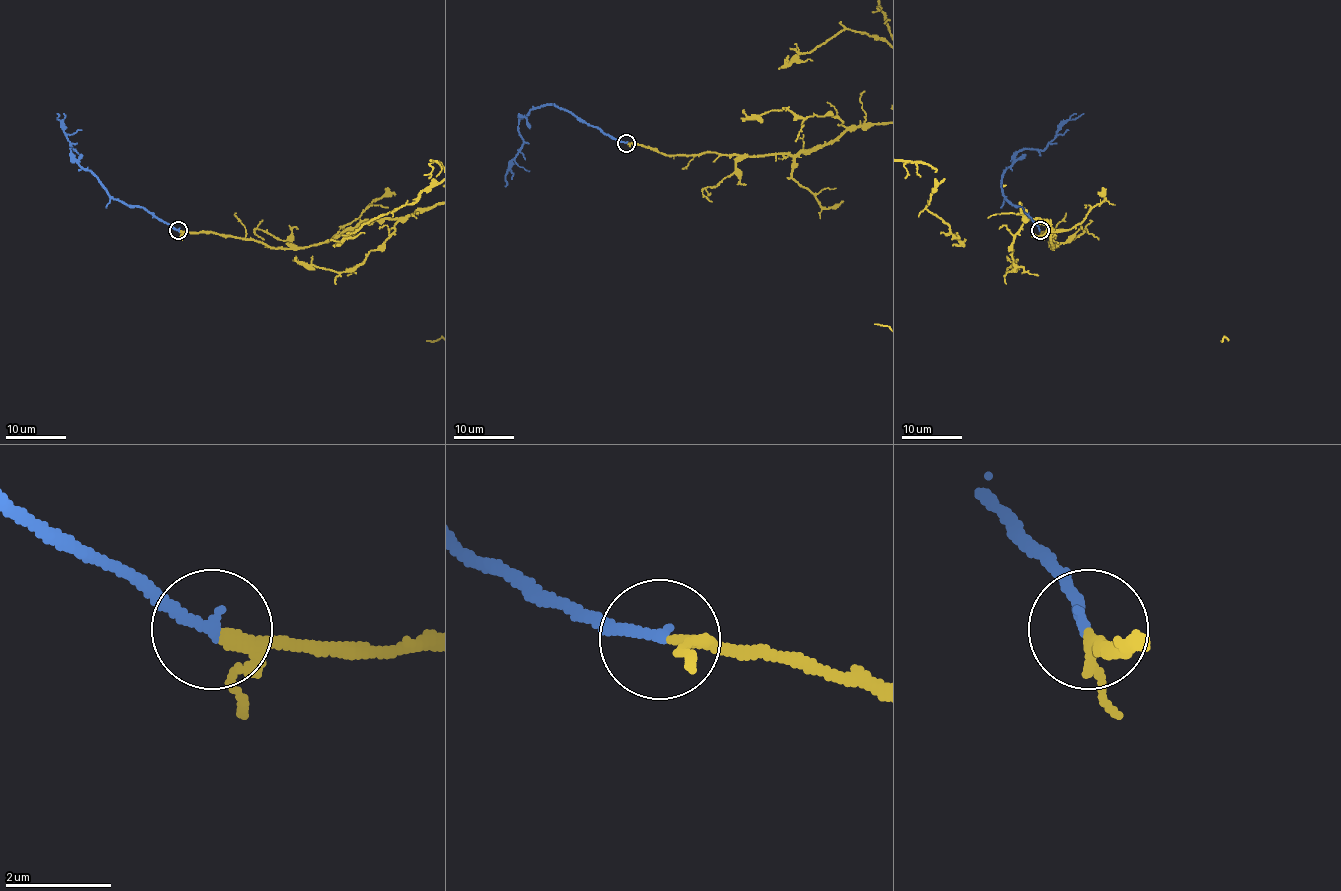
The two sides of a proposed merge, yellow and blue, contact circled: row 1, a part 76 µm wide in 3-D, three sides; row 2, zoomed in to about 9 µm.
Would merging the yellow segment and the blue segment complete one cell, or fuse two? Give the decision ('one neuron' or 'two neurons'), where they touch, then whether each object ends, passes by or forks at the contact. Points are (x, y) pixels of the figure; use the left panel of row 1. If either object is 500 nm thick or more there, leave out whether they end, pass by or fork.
one neuron | (178, 230) | yellow passes by | blue ends

